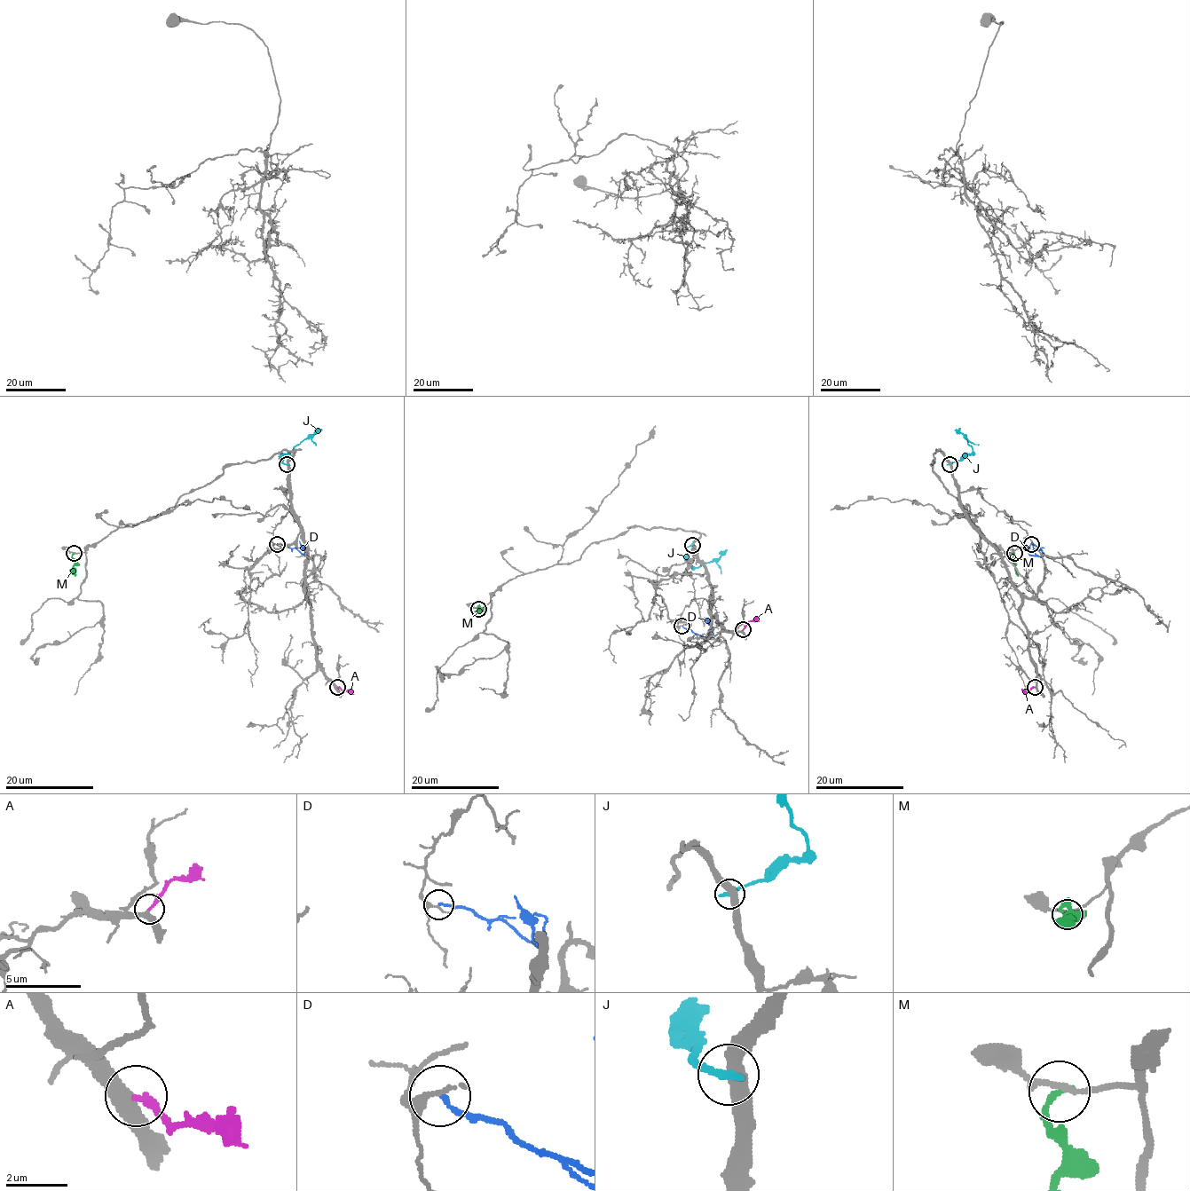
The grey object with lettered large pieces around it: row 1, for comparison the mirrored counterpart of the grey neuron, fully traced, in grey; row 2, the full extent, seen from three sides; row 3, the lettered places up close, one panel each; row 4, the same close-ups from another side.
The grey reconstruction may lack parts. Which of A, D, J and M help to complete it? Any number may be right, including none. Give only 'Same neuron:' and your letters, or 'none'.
Same neuron: A

